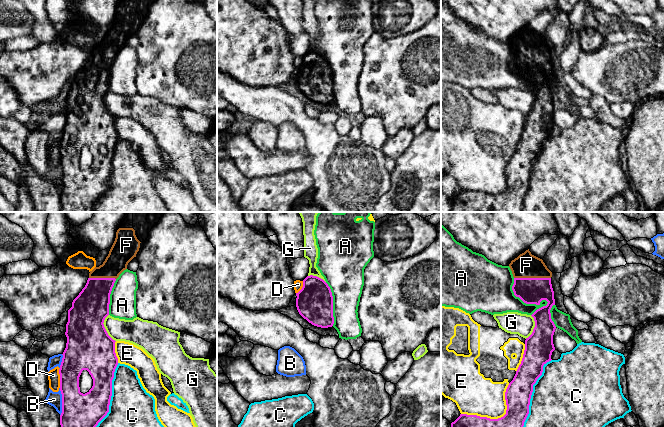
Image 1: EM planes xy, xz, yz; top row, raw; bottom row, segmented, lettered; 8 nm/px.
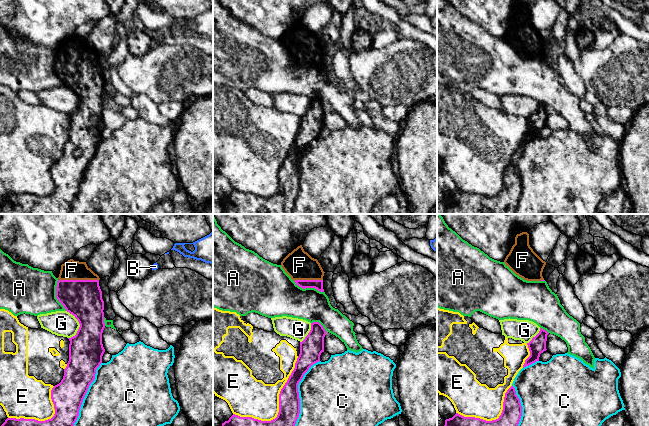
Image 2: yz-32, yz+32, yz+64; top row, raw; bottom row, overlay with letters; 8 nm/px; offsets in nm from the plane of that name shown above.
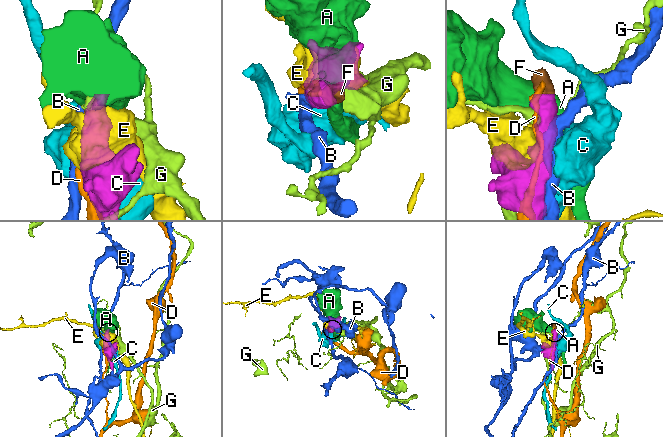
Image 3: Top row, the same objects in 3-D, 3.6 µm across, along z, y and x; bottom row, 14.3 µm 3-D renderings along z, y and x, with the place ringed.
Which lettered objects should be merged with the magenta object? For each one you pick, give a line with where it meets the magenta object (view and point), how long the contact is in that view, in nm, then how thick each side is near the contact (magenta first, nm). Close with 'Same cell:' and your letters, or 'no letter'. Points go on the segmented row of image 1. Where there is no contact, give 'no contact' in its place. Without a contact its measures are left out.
F: meets magenta in yz at (532, 278); contact 300 nm long; 200 nm thick on the magenta side, 200 nm on the other
Same cell: F

